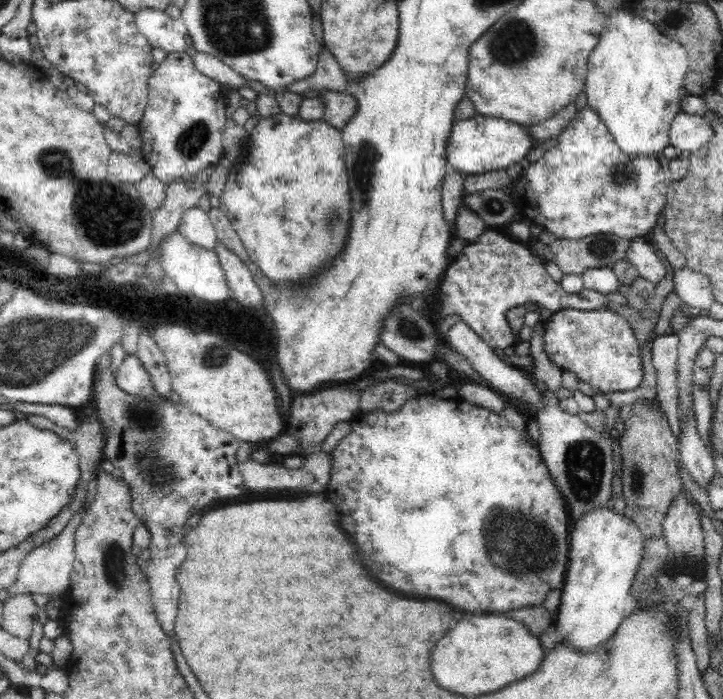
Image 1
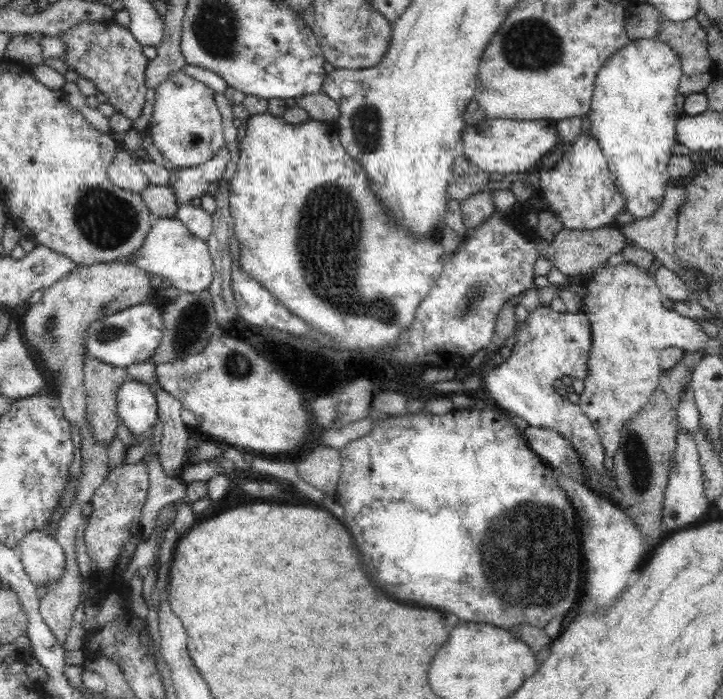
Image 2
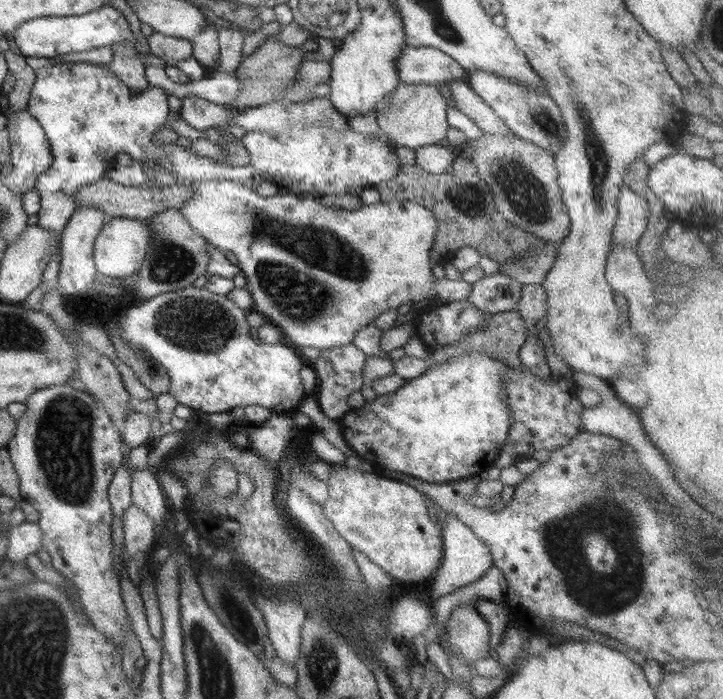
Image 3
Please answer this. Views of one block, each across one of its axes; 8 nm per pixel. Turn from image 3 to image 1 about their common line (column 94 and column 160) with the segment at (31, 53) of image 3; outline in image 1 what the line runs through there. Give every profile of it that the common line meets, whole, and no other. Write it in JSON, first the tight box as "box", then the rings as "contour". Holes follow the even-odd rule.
{"box":[135,8,190,53],"contour":[[[143,8],[135,12],[135,23],[153,47],[169,53],[182,53],[190,41],[186,35],[177,33],[172,23],[173,18],[165,11]]]}

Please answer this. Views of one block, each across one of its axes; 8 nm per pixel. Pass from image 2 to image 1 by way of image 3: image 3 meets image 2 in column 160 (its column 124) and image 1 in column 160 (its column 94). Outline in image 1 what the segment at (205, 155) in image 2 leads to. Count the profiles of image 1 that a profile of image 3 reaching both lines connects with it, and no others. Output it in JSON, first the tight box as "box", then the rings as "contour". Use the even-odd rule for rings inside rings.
{"box":[137,52,227,182],"contour":[[[186,52],[169,53],[158,70],[148,79],[148,102],[137,128],[141,136],[141,153],[160,182],[191,179],[199,170],[214,166],[223,156],[223,130],[227,116],[227,91],[210,77],[200,73]]]}

